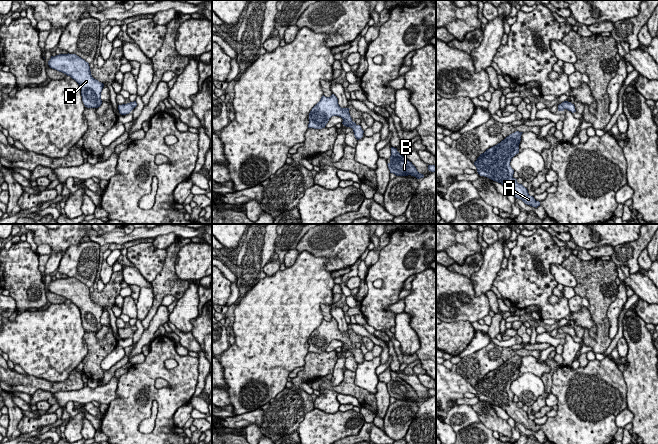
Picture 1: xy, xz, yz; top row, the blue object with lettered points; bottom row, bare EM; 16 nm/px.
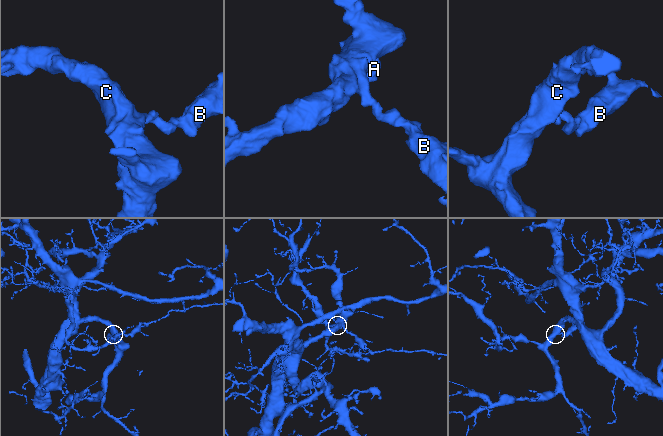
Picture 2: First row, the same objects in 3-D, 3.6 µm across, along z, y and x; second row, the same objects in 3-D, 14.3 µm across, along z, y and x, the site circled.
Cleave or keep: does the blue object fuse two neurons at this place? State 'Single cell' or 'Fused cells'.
Fused cells

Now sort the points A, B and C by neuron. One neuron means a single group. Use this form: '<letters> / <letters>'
A C / B

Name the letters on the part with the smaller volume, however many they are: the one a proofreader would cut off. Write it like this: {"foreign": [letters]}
{"foreign": ["B"]}

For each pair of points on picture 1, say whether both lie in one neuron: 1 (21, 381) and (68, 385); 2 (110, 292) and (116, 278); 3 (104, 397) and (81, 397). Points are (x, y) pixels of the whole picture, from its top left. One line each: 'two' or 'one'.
1: one
2: one
3: one

